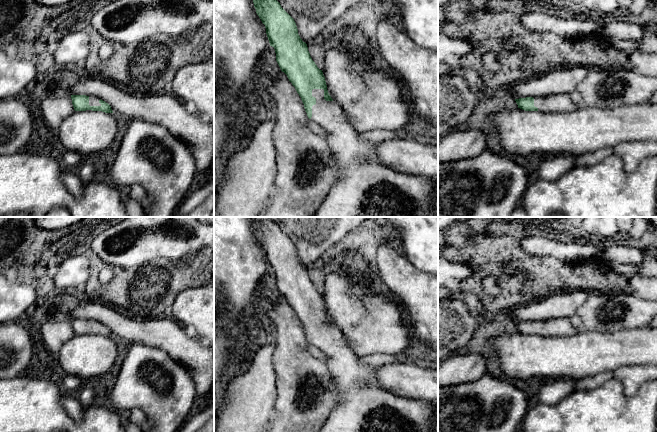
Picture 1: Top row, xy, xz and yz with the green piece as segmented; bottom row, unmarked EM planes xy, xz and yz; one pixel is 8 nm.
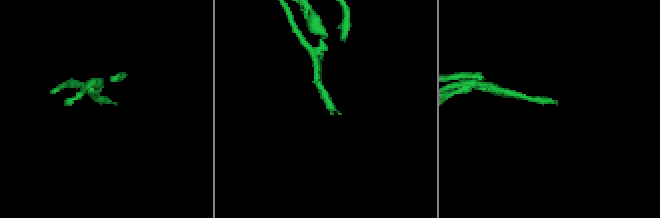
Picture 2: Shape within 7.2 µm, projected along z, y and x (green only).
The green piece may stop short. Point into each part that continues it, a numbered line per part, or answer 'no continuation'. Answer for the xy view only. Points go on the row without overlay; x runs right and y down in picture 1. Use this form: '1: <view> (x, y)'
1: xy (93, 325)

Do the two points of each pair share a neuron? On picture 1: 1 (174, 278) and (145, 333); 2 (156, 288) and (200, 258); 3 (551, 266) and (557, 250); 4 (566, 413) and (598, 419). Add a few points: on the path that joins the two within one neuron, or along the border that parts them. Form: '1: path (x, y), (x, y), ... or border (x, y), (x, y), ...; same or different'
1: border (167, 314), (145, 320); different
2: path (168, 279), (183, 278), (191, 270); same
3: border (551, 257), (557, 260), (577, 261); different
4: path (574, 418), (590, 419); same

